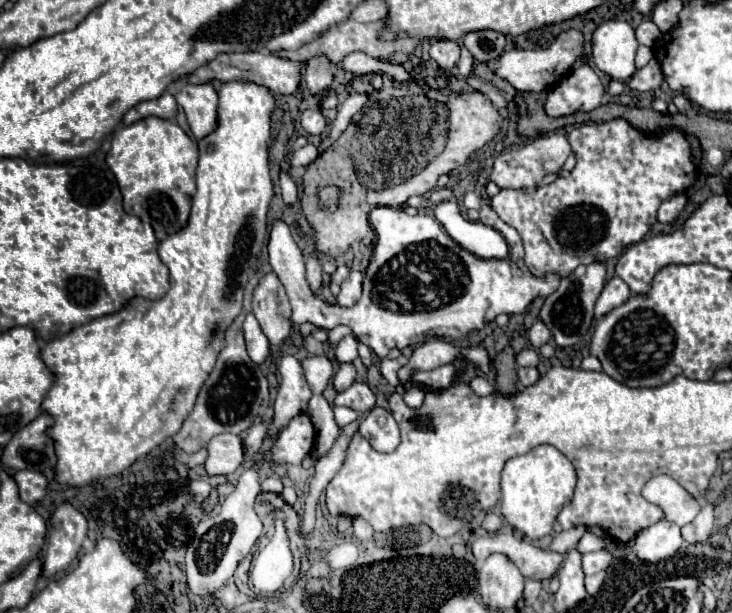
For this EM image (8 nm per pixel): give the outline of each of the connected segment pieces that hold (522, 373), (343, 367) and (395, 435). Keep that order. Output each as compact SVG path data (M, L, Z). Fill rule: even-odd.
M518 368L518 380L522 386L532 386L538 380L538 370L536 368ZM534 370L534 374L532 374Z
M340 364L338 372L336 372L334 380L332 380L332 386L334 386L336 392L342 392L354 382L354 378L356 378L356 368L352 364Z
M372 408L362 424L360 434L370 442L376 452L394 452L400 444L400 430L396 420L386 408Z

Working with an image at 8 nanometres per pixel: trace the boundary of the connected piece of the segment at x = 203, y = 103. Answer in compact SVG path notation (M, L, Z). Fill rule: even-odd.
M174 82L176 88L180 88L180 94L176 96L176 102L184 108L188 124L194 132L194 136L200 140L216 130L218 124L218 92L212 84L180 84Z

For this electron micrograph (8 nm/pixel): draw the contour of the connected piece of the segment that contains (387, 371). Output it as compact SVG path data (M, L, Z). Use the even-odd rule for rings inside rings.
M400 356L400 358L396 358L396 360L390 360L390 358L382 358L382 362L380 362L380 372L382 372L382 376L386 378L386 382L388 384L392 384L392 386L398 386L398 378L396 378L396 372L404 366L408 362L408 358L404 358L404 356Z

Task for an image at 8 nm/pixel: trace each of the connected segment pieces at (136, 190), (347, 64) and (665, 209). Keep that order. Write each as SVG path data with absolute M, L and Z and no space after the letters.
M144 118L114 132L106 164L116 176L124 198L124 210L148 222L156 234L176 234L190 218L192 196L196 192L198 146L174 122L162 118Z
M352 52L348 56L344 56L344 60L340 62L340 68L346 72L352 72L356 76L362 74L372 74L372 72L380 72L380 74L392 74L394 78L398 78L400 82L404 80L414 80L410 72L406 72L402 66L398 64L386 64L382 60L374 60L370 56L366 56L364 52Z
M684 192L682 194L674 194L668 200L662 200L662 204L658 208L658 220L660 222L674 222L676 216L678 216L678 212L684 208L686 200L688 198L686 198Z

